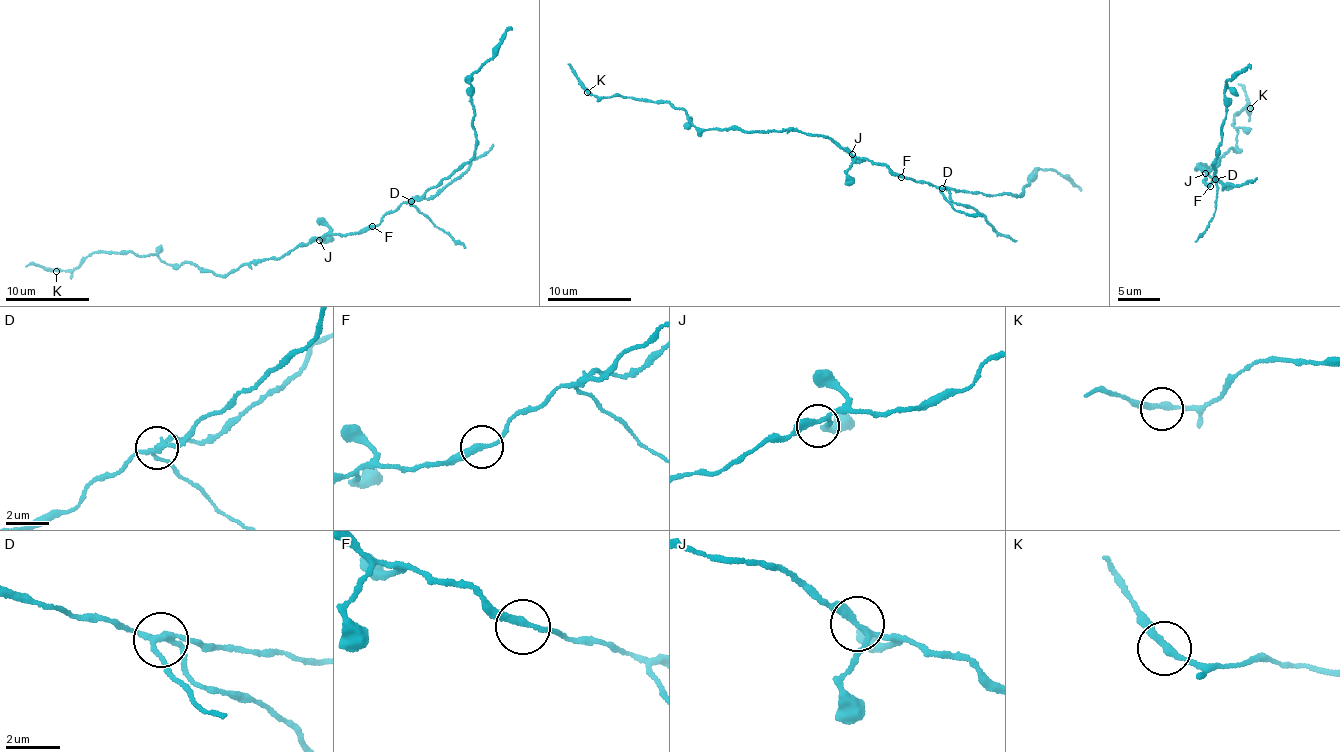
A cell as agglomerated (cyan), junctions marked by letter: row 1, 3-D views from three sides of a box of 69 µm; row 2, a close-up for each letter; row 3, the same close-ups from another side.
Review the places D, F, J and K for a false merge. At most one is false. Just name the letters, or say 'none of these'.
D

